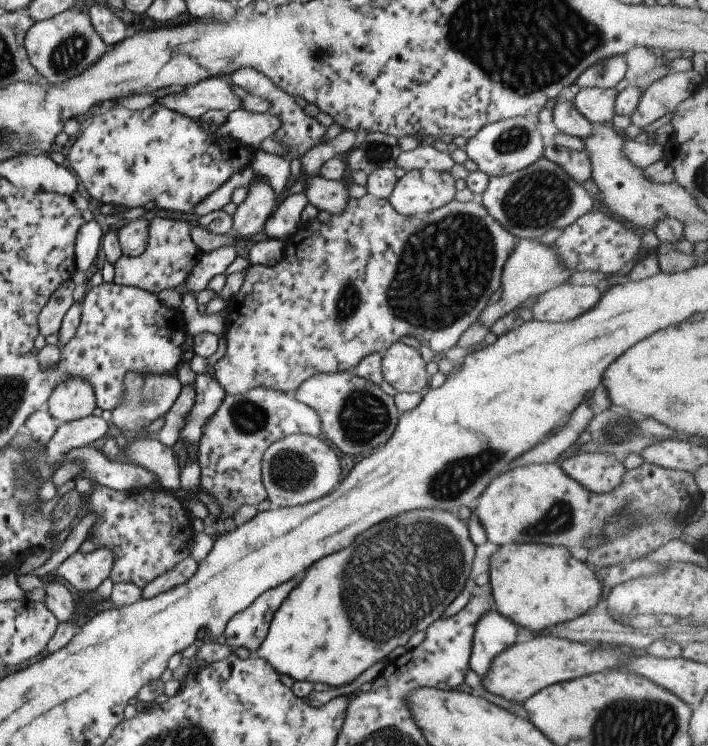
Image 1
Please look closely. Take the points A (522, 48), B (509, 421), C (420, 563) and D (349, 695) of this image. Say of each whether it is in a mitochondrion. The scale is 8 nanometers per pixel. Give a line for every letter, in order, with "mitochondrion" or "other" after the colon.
A: mitochondrion
B: other
C: mitochondrion
D: other

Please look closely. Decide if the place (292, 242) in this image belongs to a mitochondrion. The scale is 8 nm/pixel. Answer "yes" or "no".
no

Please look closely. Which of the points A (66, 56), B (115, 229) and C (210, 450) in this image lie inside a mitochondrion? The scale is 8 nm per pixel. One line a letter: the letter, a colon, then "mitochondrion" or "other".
A: mitochondrion
B: other
C: other

